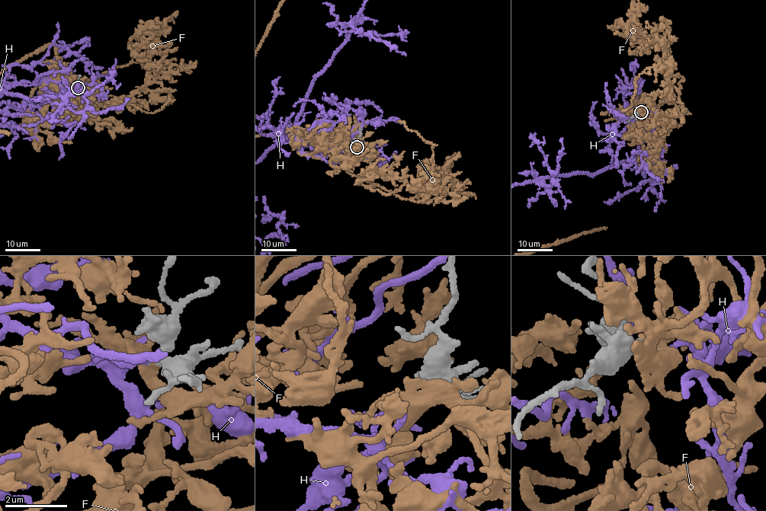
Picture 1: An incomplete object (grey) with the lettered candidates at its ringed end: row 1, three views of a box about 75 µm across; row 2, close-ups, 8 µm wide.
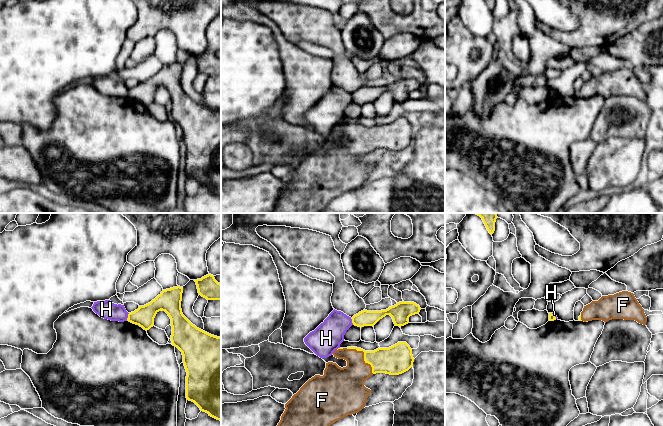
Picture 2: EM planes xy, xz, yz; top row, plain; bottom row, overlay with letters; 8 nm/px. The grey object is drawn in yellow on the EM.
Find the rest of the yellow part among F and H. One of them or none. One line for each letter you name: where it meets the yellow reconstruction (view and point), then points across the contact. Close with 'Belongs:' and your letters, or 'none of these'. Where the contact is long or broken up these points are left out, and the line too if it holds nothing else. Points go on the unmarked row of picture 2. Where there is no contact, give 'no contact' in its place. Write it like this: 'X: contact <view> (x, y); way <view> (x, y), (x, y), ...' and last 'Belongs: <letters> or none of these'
F: contact xz (364, 131)
Belongs: F

